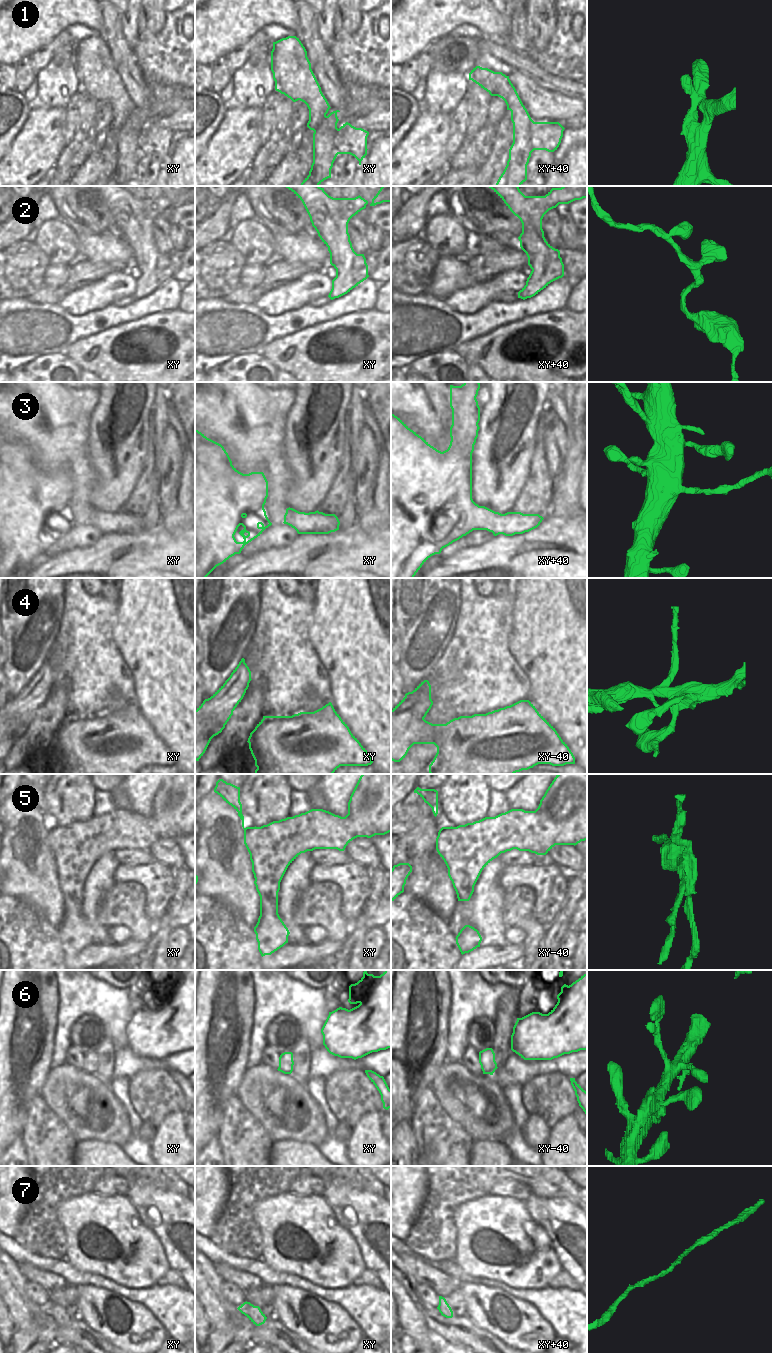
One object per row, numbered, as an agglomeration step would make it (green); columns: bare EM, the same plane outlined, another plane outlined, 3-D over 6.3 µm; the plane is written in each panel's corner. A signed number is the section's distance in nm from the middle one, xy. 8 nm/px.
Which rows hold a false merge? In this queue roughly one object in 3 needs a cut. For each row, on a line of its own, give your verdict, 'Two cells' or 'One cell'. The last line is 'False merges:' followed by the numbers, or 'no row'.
1: One cell
2: One cell
3: Two cells
4: Two cells
5: Two cells
6: One cell
7: One cell
False merges: 3, 4, 5.

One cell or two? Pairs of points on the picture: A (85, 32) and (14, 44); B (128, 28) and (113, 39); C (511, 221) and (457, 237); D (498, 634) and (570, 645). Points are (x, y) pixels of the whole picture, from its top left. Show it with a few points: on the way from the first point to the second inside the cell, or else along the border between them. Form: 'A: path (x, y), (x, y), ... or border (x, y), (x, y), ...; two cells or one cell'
A: border (88, 27), (82, 24), (70, 24), (64, 29); two cells
B: border (116, 10), (124, 40), (130, 48); two cells
C: border (454, 216), (469, 234); two cells
D: border (513, 613), (509, 652), (514, 659); two cells

